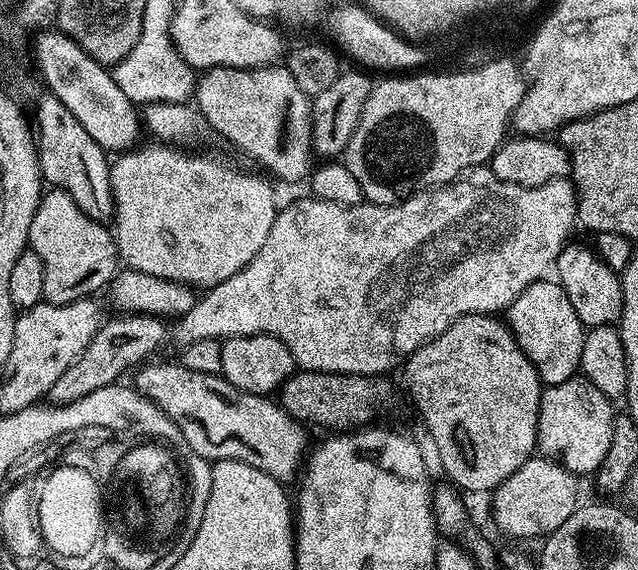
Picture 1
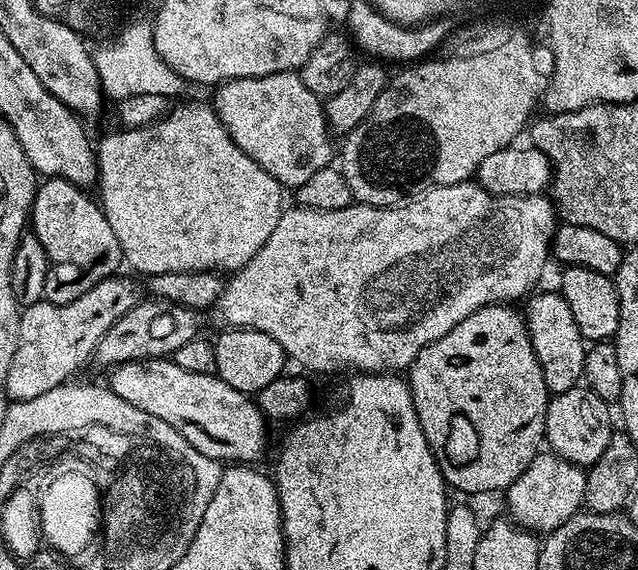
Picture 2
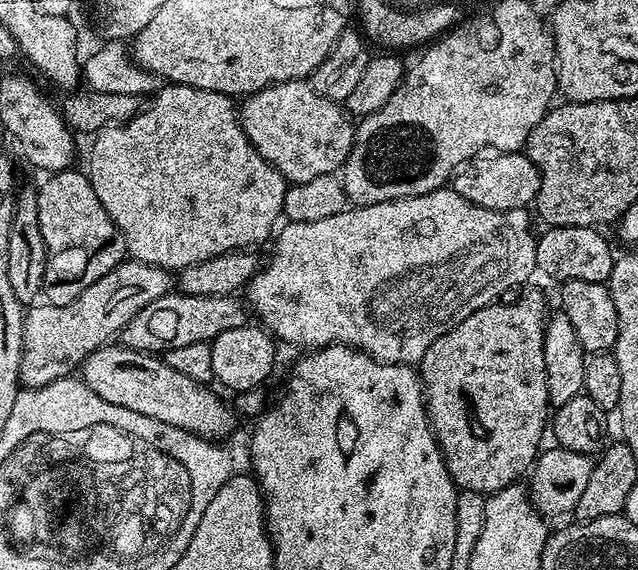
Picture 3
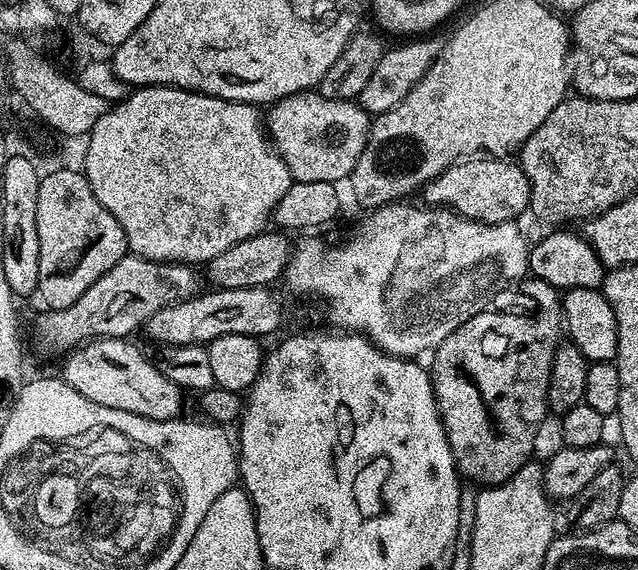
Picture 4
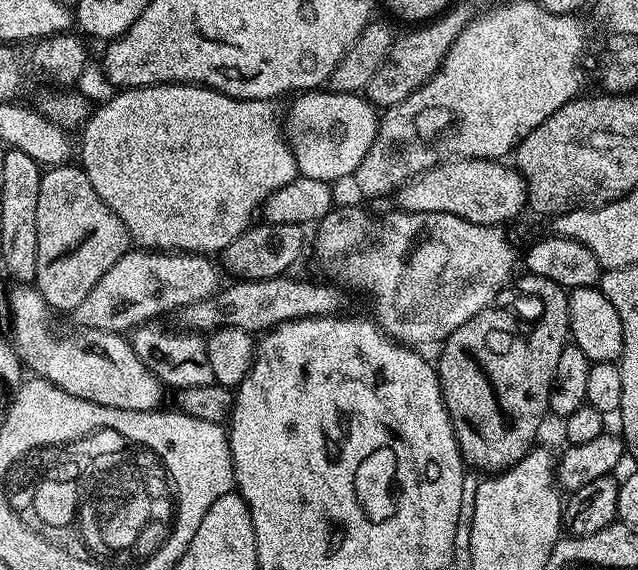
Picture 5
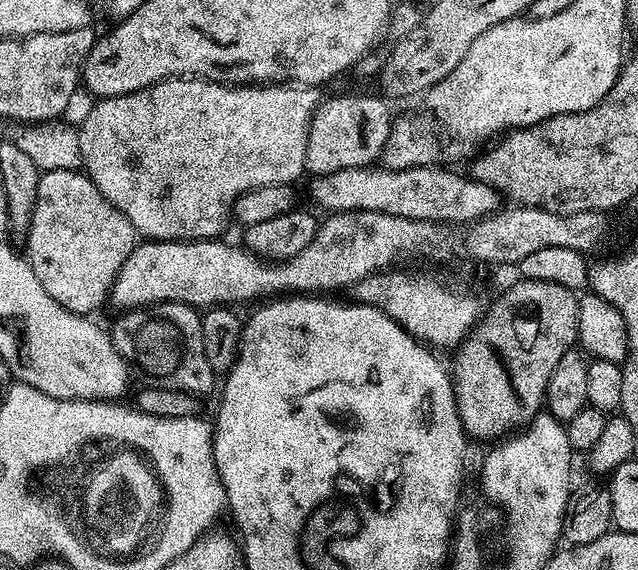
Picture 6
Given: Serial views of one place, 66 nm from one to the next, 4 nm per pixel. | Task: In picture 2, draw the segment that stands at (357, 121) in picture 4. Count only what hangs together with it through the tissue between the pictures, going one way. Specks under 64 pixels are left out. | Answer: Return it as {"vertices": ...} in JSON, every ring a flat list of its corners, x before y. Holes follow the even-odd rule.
{"vertices":[[299,71,228,80,219,85,215,92,214,107,230,138,234,138,236,145,246,154,250,154,250,158,254,158,254,162,258,162,258,166,262,166,262,170,269,172,285,189,300,188,302,182,306,182,312,175,318,174,318,170,327,168,333,163,334,136,329,129,328,119,324,116,324,104,321,97,315,96,305,86]]}

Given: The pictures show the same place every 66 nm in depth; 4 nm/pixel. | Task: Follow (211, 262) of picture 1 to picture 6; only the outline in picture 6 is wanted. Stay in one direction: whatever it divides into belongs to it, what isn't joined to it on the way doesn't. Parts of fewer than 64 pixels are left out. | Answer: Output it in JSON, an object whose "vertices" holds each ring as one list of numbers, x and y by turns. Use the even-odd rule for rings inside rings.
{"vertices":[[177,78,161,80,153,85,156,92,148,96,148,108,144,108,144,140,136,140,136,152,116,152,116,184,100,184,98,190,136,228,141,237,148,240,214,240,227,226,233,215,236,200,244,192,249,192,271,184,295,185,300,175,305,175,308,162,308,126,318,103,317,89,312,86,289,86,269,84,267,86,229,86,213,84,199,78]]}

